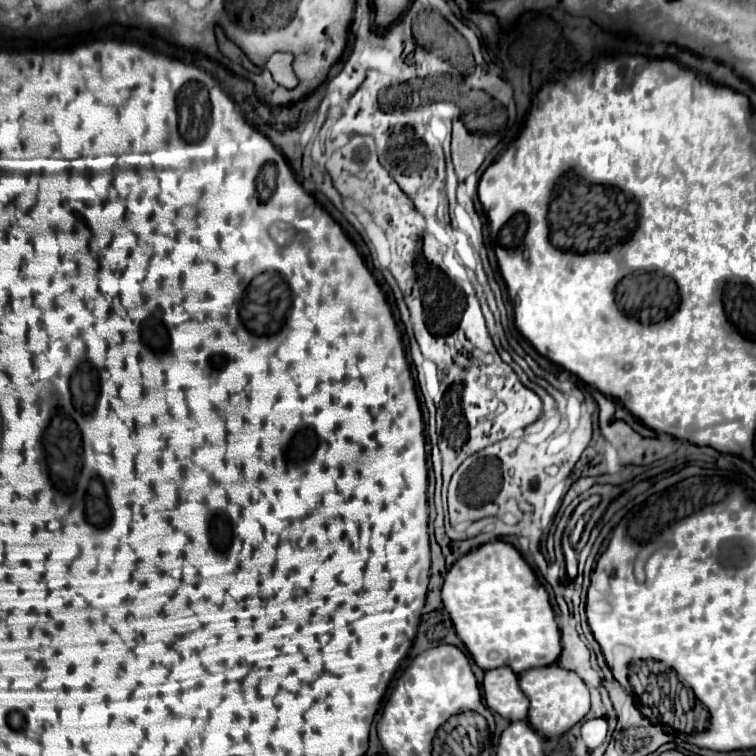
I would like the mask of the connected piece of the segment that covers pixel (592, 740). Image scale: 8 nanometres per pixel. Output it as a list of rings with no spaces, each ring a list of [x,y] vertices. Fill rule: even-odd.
[[[589,719],[581,727],[581,737],[589,749],[599,747],[607,737],[607,721],[605,719]]]

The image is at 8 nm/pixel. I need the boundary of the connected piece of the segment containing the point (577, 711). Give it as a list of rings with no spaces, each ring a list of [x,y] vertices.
[[[559,665],[529,669],[519,675],[521,691],[529,697],[529,723],[543,737],[561,737],[589,713],[589,689],[583,679]]]

